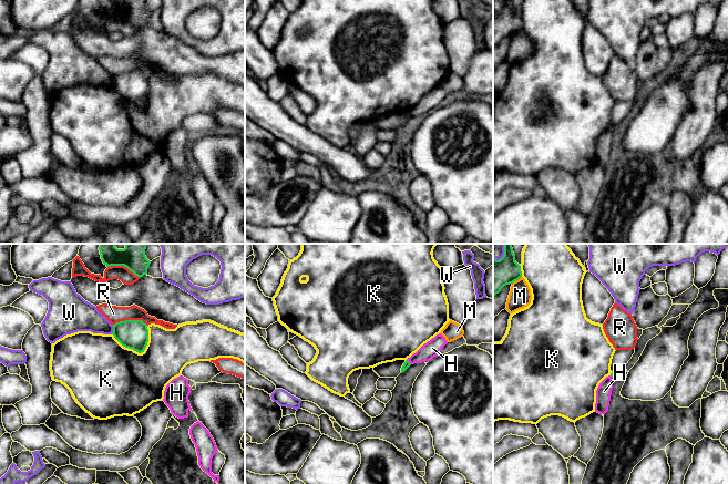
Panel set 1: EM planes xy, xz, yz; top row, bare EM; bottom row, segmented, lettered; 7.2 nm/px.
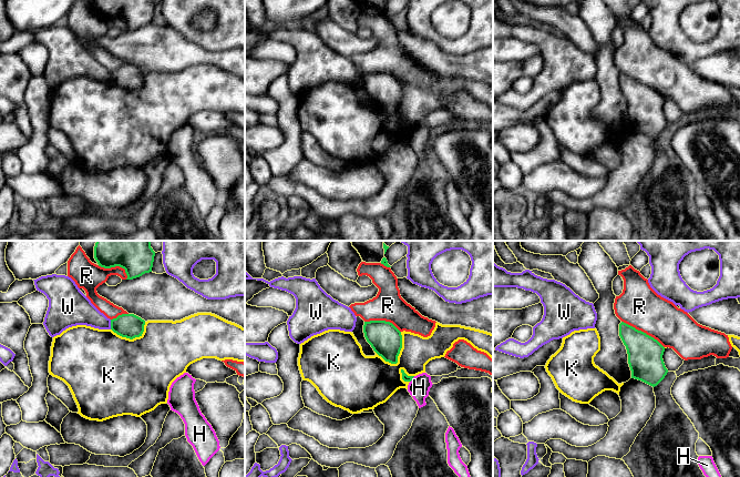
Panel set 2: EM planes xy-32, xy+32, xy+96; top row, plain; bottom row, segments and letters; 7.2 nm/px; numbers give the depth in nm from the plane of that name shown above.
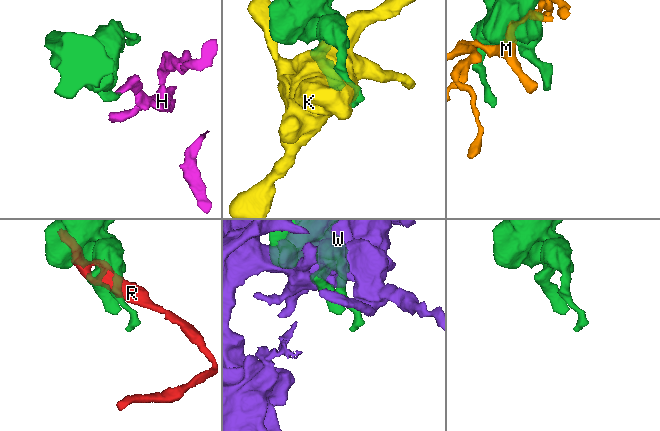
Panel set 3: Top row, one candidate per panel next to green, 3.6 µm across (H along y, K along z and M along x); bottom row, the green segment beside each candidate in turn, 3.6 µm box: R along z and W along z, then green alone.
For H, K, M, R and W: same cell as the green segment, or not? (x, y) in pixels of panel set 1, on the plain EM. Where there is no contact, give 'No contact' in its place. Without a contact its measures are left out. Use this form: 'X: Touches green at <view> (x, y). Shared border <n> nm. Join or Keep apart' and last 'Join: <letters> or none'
H: Touches green at xz (408, 113). Shared border 50 nm. Keep apart
K: Touches green at xy (132, 100). Shared border 280 nm. Keep apart
M: Touches green at yz (516, 31). Shared border 90 nm. Keep apart
R: Touches green at xy (131, 72). Shared border 260 nm. Keep apart
W: Touches green at xy (113, 81). Shared border 70 nm. Keep apart
Join: none

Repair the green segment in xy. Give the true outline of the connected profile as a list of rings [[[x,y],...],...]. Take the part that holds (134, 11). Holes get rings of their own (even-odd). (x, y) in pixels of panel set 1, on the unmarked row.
[[[99,0],[101,11],[106,19],[124,18],[137,29],[147,25],[151,13],[145,8],[146,0]]]

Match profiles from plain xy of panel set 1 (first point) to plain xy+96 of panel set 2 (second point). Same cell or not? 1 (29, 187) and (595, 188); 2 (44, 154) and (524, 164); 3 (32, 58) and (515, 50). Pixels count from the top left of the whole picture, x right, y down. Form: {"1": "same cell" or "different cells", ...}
{"1": "different cells", "2": "same cell", "3": "same cell"}

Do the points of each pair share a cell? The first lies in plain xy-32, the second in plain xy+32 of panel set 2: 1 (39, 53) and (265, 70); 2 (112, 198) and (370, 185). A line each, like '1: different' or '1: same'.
1: different
2: same

